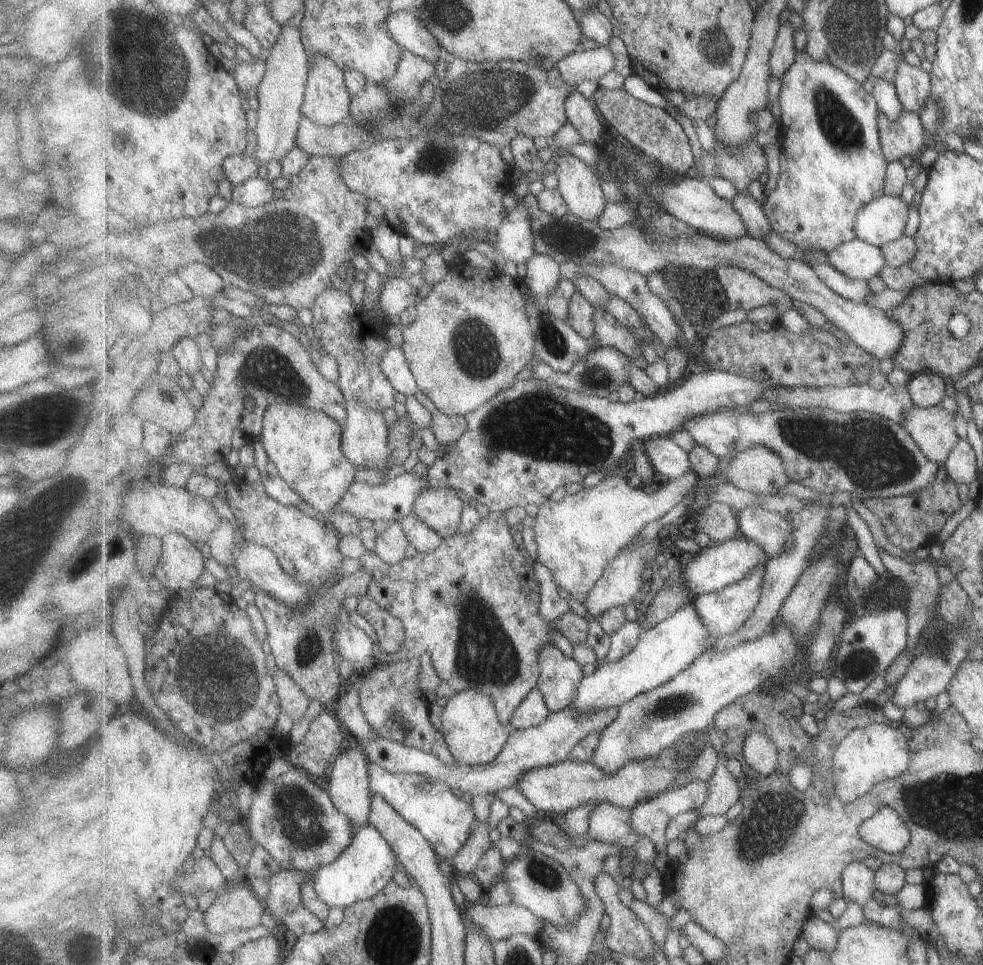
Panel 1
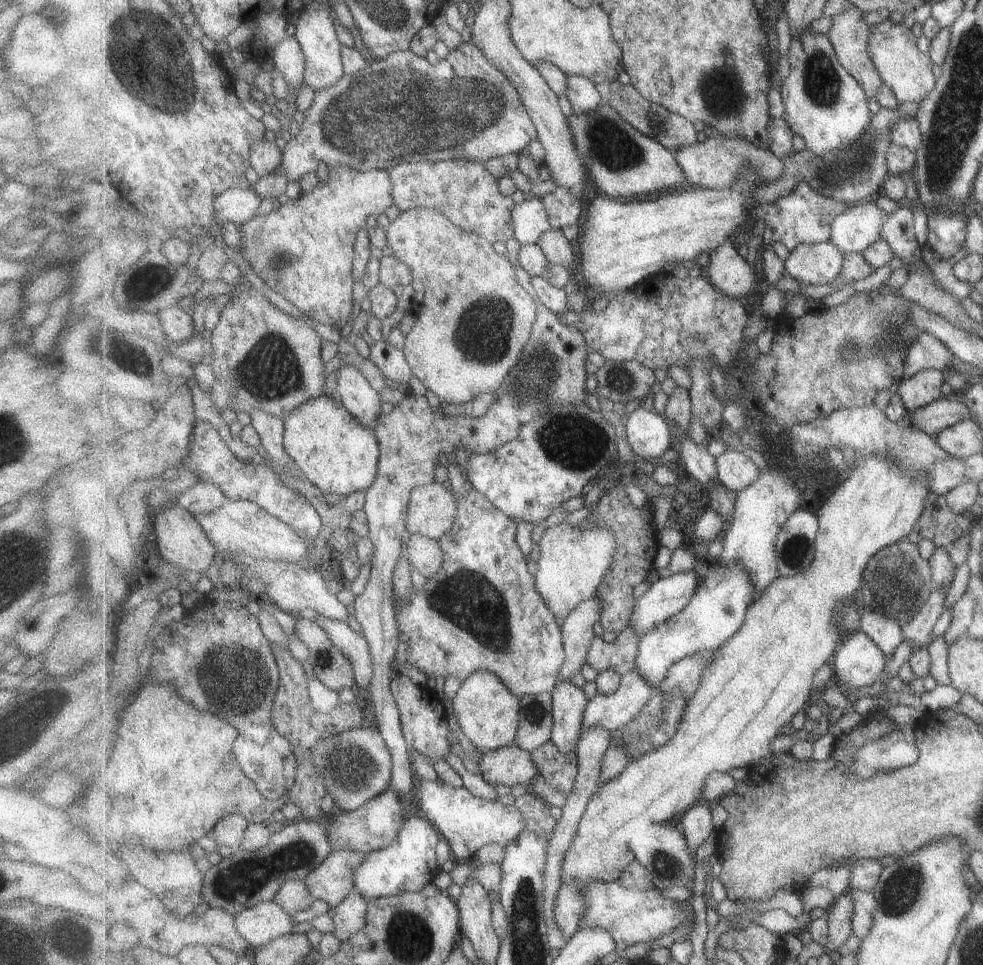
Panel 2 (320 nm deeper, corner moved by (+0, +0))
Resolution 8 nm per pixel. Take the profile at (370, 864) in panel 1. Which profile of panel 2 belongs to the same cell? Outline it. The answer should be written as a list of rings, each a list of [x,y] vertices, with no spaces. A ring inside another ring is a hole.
[[[423,814],[409,817],[395,843],[371,851],[364,863],[356,868],[356,890],[368,899],[378,899],[402,892],[423,890],[442,871],[435,856],[442,832]]]

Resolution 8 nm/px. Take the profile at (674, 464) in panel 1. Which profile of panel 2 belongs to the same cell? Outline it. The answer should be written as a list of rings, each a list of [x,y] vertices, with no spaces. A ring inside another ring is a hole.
[[[648,404],[633,411],[627,418],[626,435],[632,450],[639,459],[656,462],[663,452],[673,446],[673,432],[664,415],[659,415],[657,411],[650,409]]]

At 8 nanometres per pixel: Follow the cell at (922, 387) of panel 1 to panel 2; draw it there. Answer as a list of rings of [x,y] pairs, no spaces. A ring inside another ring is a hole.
[[[925,369],[899,382],[898,397],[903,399],[908,411],[917,411],[943,398],[944,382],[946,379],[943,372],[937,369]]]

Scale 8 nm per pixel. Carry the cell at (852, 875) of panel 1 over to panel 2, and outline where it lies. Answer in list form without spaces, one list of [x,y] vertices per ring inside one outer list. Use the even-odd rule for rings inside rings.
[[[852,889],[850,893],[854,900],[853,934],[863,940],[871,932],[874,914],[882,902],[878,900],[873,891]]]

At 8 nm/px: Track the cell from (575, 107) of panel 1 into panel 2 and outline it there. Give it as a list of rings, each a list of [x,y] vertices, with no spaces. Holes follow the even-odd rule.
[[[569,75],[566,95],[571,99],[573,113],[583,114],[596,108],[605,100],[603,87],[595,86],[590,78],[581,75]]]

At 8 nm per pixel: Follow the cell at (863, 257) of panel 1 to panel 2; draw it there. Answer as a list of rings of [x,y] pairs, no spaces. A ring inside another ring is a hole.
[[[831,240],[800,244],[790,252],[787,260],[784,260],[787,277],[792,277],[803,285],[830,286],[841,274],[844,262],[845,253]]]

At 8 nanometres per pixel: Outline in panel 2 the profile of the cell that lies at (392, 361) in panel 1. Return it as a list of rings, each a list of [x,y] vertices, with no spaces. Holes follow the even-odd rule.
[[[375,341],[371,346],[370,359],[385,378],[406,385],[412,376],[412,368],[408,363],[404,350],[398,350],[388,341]]]

